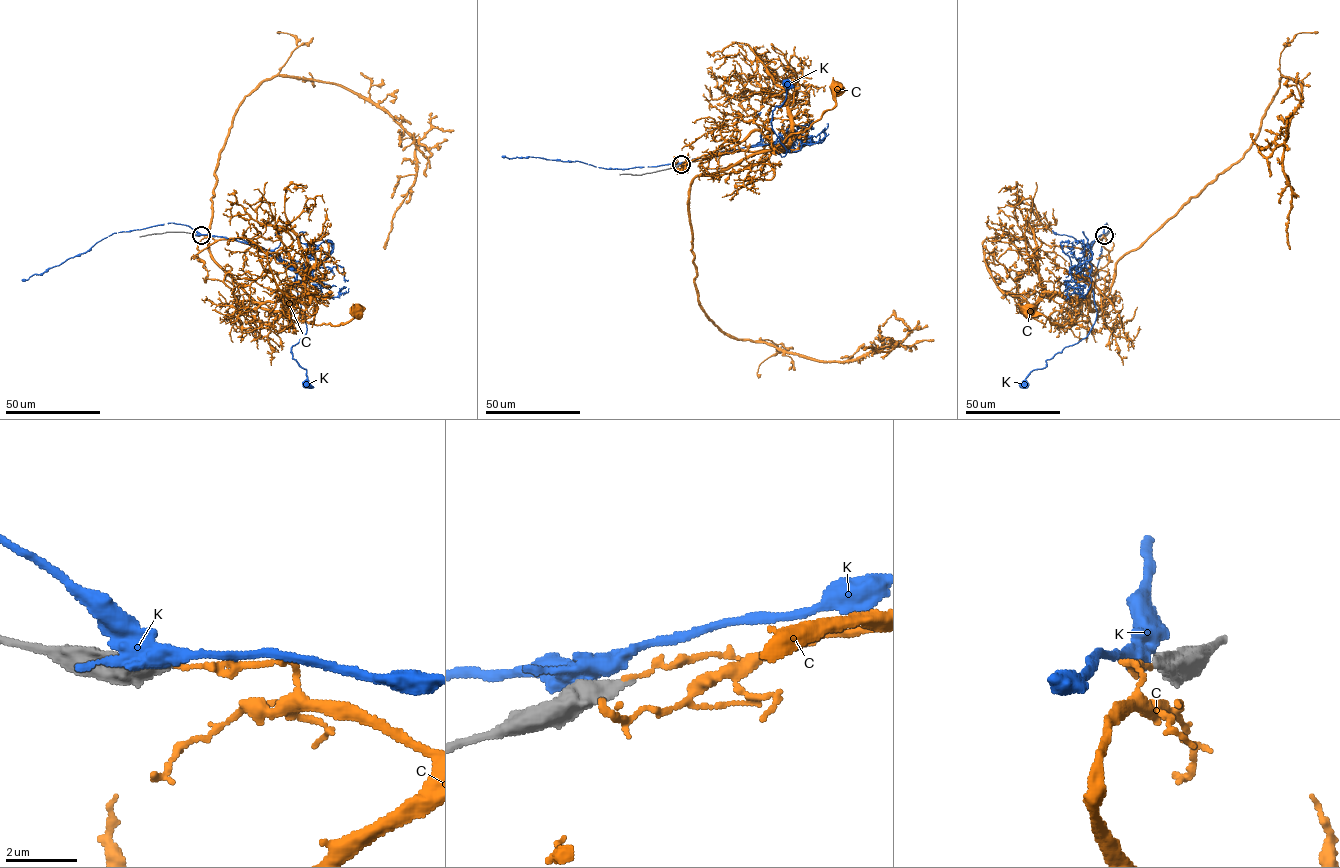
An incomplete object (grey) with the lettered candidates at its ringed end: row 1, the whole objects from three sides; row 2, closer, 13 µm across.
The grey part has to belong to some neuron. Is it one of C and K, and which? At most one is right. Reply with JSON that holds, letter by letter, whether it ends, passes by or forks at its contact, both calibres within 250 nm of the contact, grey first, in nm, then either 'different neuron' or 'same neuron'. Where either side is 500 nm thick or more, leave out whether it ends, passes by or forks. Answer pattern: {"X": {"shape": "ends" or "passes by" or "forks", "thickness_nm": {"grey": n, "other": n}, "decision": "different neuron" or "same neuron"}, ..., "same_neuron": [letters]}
{"C": {"shape": "ends", "thickness_nm": {"grey": 280, "other": 100}, "decision": "different neuron"}, "K": {"thickness_nm": {"grey": 650, "other": 500}, "decision": "different neuron"}, "same_neuron": []}

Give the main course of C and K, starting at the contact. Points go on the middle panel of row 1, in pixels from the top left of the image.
C: (681, 164), (726, 153), (785, 149), (770, 147), (804, 132), (831, 109), (833, 94), (839, 87), (836, 86)
K: (679, 164), (776, 142), (774, 149), (784, 156), (786, 149), (771, 121), (772, 111), (785, 99), (786, 83)

